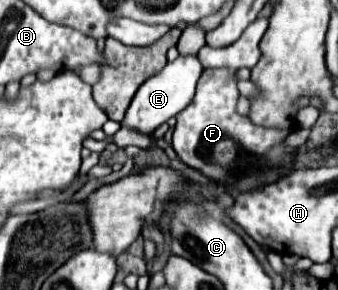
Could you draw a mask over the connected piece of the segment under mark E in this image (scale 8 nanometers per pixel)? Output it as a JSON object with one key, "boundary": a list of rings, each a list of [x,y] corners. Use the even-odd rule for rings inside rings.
{"boundary":[[[180,56],[176,58],[172,64],[166,64],[162,72],[158,72],[156,76],[148,78],[136,92],[132,104],[128,106],[124,120],[120,122],[120,126],[132,128],[140,134],[152,134],[160,124],[164,124],[166,120],[170,120],[172,116],[176,116],[180,110],[184,110],[196,90],[196,82],[202,74],[202,64],[198,62],[196,56]]]}

